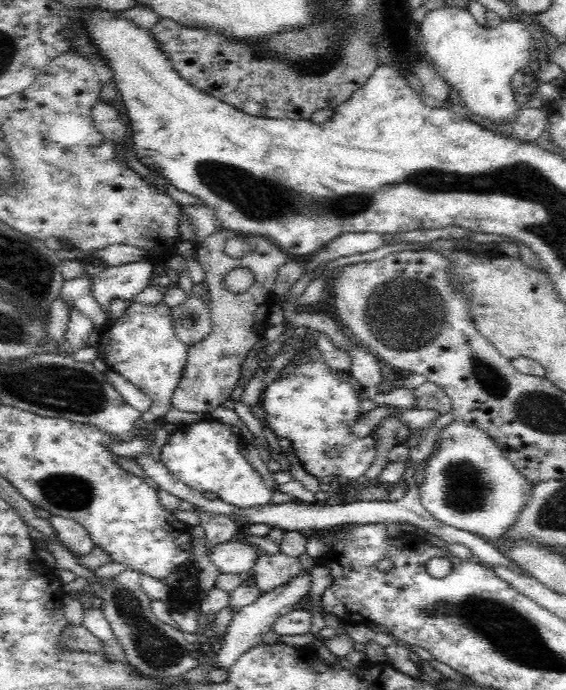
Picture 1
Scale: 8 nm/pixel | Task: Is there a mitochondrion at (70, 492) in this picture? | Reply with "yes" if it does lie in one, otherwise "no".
yes

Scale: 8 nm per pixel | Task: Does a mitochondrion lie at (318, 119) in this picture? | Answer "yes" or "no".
no

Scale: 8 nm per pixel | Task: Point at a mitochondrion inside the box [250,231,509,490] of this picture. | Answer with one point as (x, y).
(402, 317)

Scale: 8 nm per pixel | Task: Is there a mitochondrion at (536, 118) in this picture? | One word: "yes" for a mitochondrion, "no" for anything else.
no

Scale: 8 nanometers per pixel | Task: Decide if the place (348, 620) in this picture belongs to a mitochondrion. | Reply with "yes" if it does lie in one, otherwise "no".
no

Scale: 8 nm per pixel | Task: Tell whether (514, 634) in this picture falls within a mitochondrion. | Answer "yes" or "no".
yes

